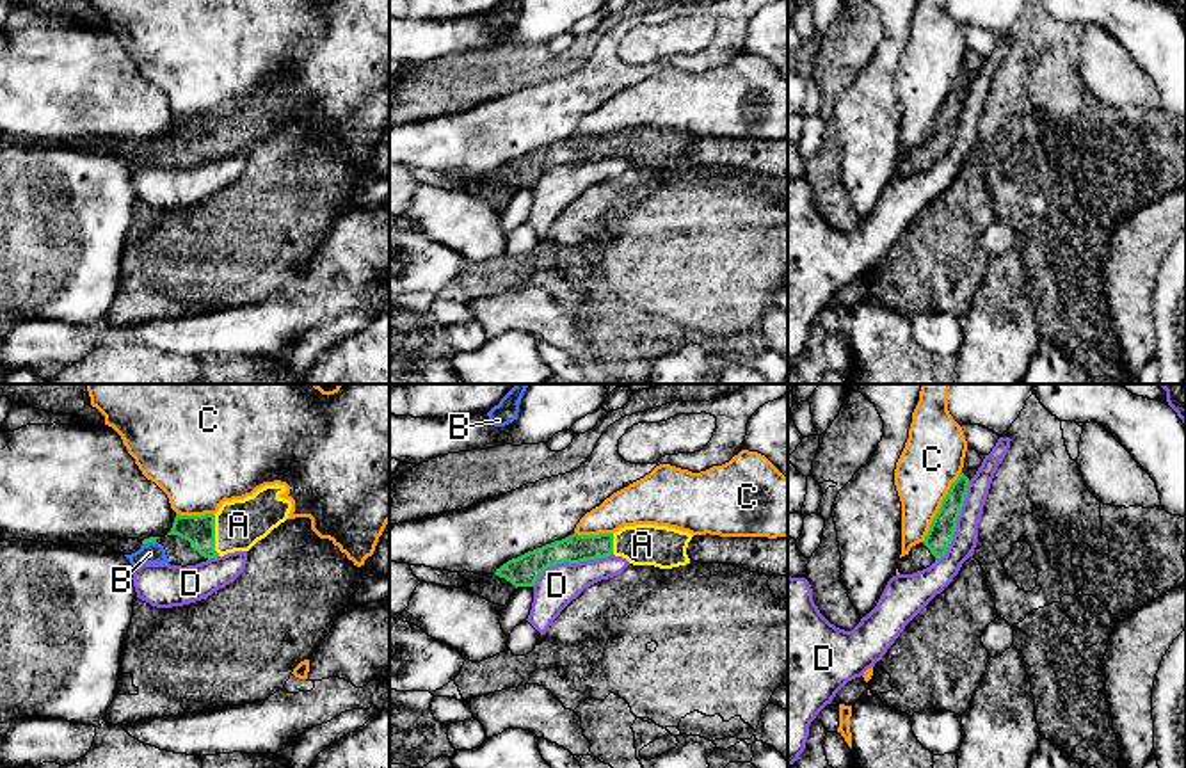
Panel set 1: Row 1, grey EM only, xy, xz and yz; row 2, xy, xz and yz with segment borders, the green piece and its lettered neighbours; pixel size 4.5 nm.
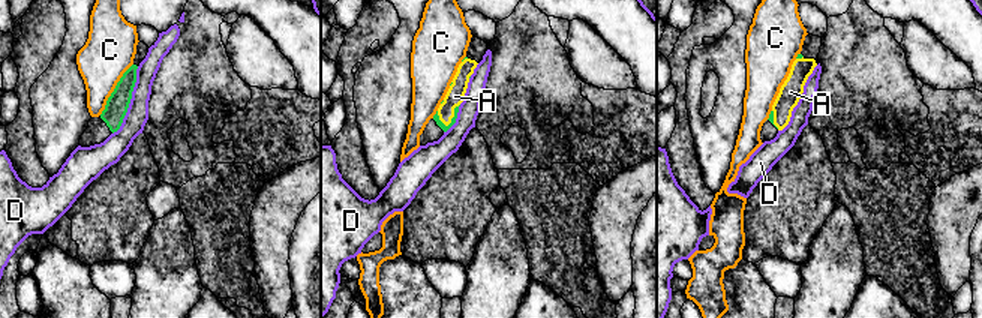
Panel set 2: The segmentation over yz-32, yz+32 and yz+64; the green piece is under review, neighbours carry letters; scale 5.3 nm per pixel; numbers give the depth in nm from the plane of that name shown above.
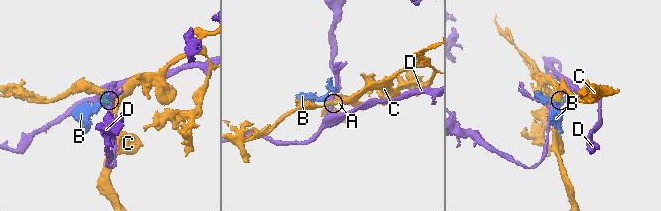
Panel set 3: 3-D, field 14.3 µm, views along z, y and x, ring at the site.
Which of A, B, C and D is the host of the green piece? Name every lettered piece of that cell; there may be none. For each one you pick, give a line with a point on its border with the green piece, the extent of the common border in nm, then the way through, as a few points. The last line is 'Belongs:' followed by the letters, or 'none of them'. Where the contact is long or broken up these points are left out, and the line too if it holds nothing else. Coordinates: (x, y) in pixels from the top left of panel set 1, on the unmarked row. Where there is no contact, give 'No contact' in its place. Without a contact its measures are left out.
A: Touches green at xy (214, 137). Shared border 190 nm. Path across: xy (200, 132), (214, 137), (239, 127)
B: Touches green at xy (148, 143). Shared border 70 nm. Path across: xy (152, 141), (148, 143), (150, 155)
Belongs: A, B

